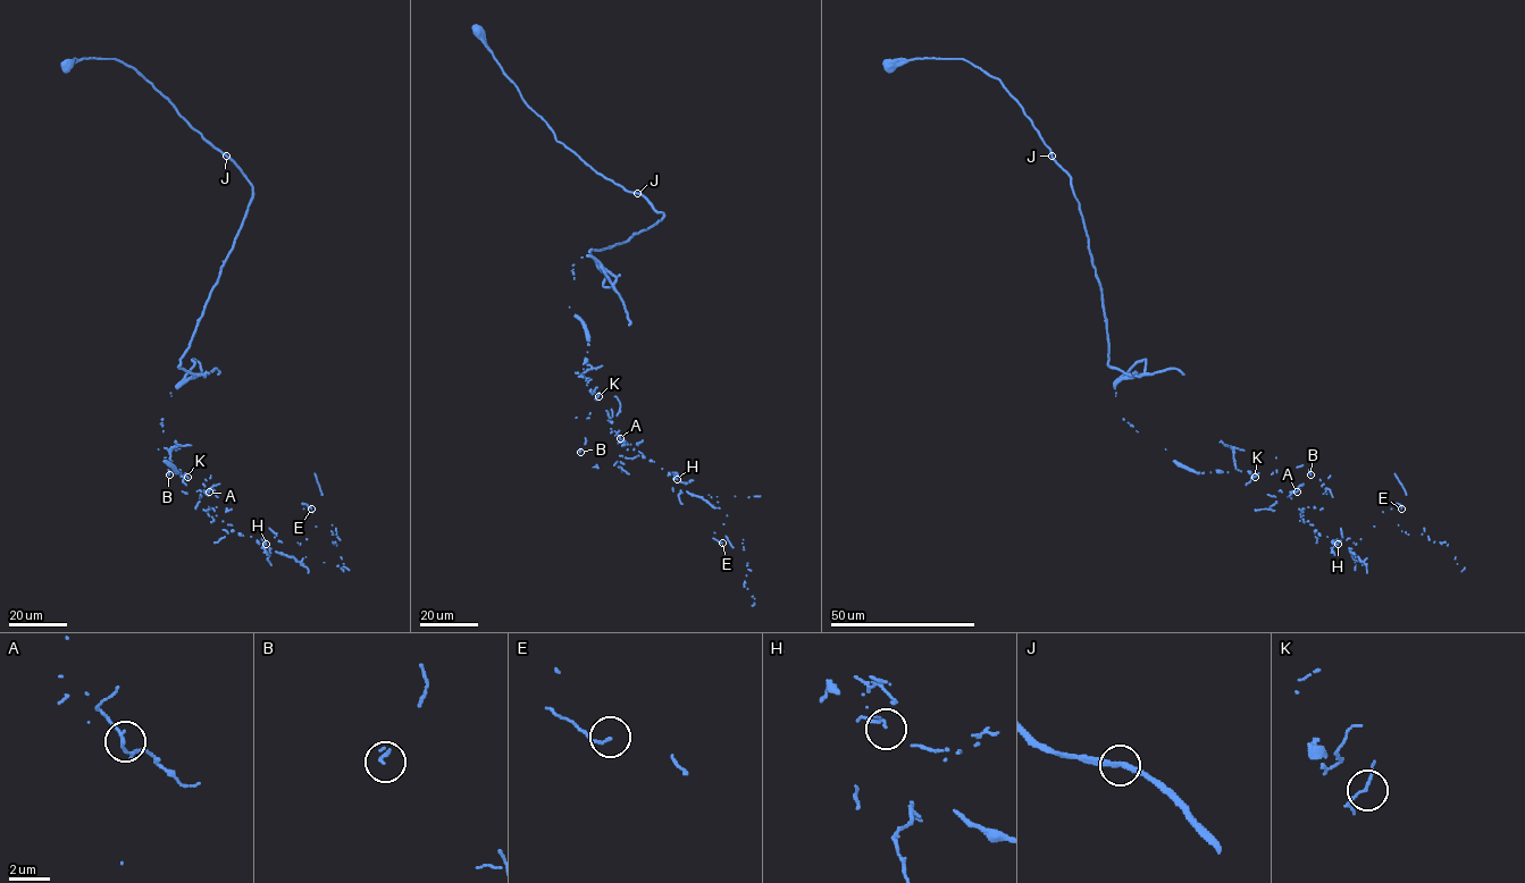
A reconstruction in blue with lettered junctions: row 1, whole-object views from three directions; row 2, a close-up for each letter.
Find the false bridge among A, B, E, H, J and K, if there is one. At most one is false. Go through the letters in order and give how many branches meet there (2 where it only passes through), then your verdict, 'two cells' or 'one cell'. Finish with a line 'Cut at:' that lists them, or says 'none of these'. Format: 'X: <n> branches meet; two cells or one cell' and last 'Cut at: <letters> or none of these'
A: 2 branches meet; one cell
B: 1 branches meet; one cell
E: 1 branches meet; one cell
H: 1 branches meet; one cell
J: 2 branches meet; one cell
K: 2 branches meet; one cell
Cut at: none of these

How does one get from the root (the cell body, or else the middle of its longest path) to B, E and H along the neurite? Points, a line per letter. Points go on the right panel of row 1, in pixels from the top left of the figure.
B: (890, 65), (980, 67), (1070, 176), (1108, 363), (1142, 375), (1115, 385), (1137, 431), (1196, 472), (1310, 474)
E: (890, 65), (980, 67), (1070, 176), (1137, 431), (1276, 472), (1356, 556), (1401, 509)
H: (890, 65), (980, 67), (1070, 176), (1108, 363), (1142, 375), (1128, 422), (1196, 472), (1276, 472), (1338, 544)

